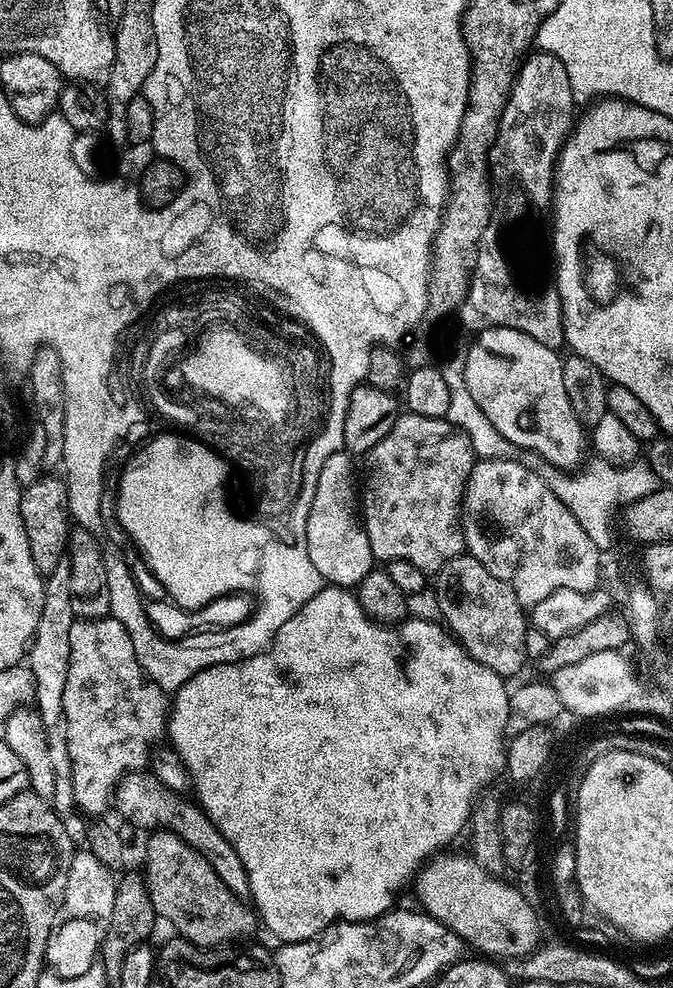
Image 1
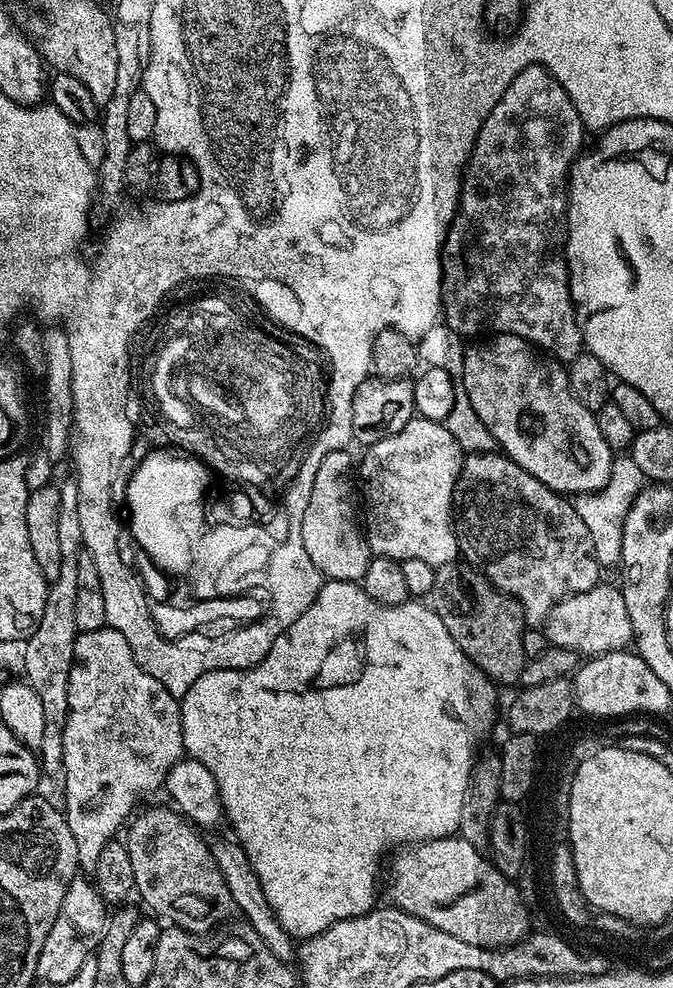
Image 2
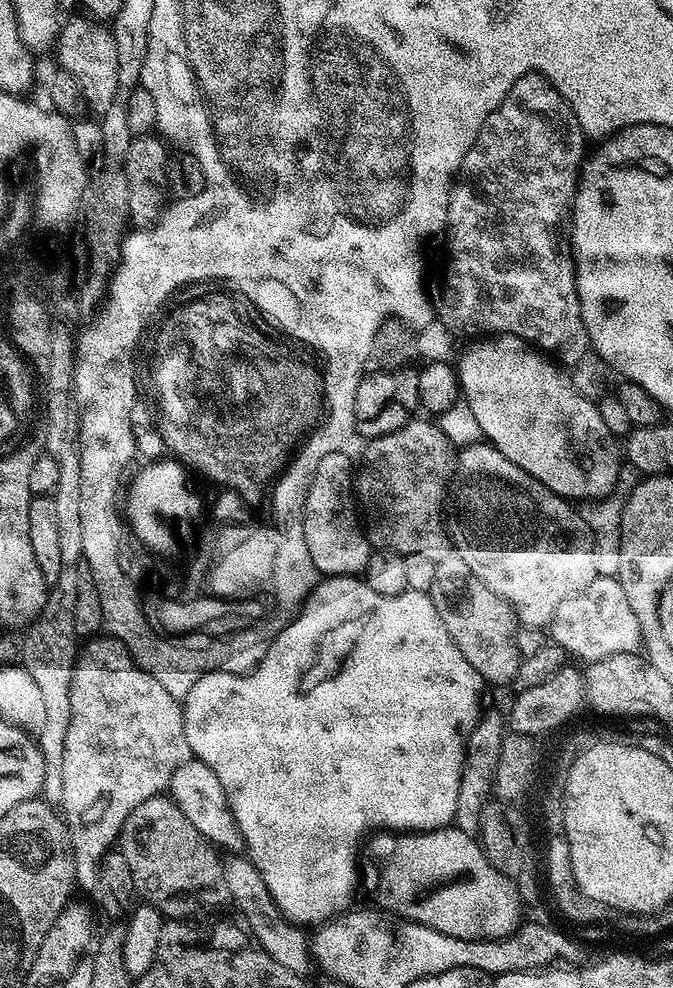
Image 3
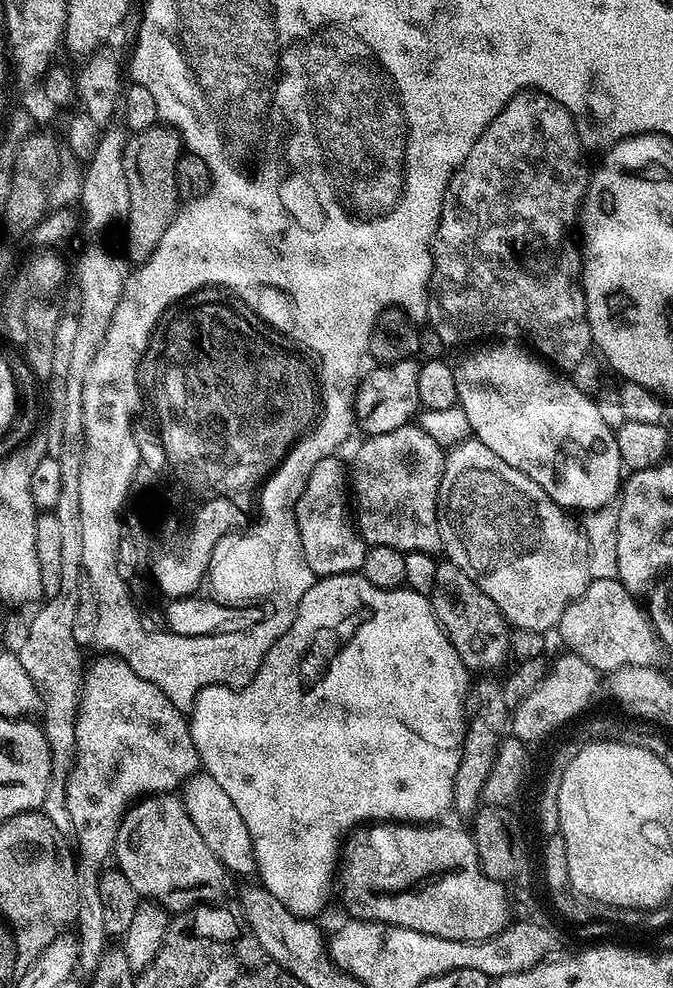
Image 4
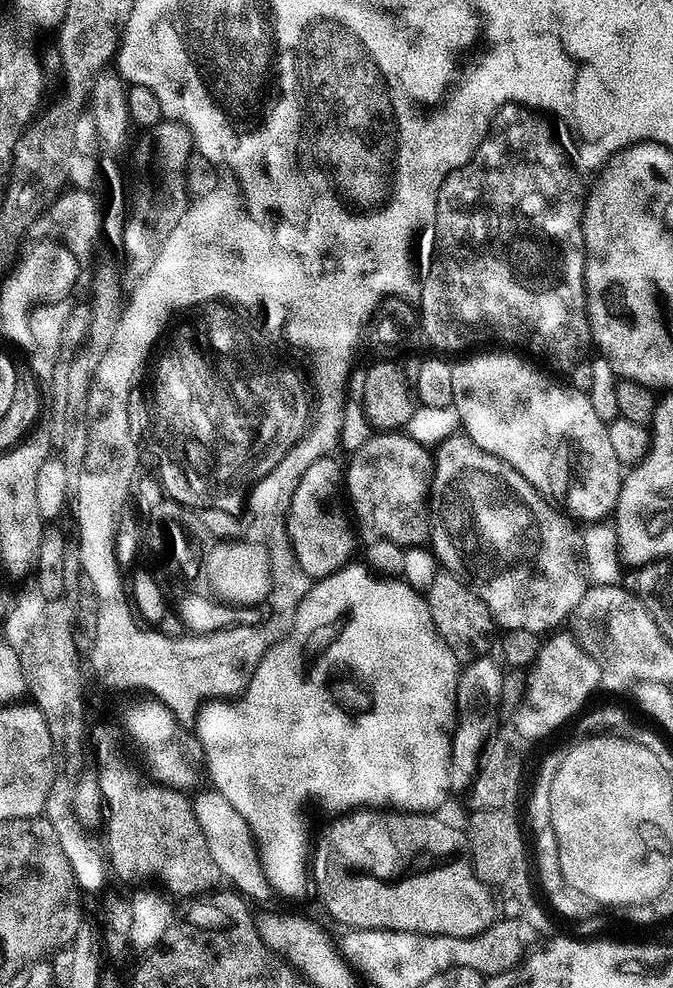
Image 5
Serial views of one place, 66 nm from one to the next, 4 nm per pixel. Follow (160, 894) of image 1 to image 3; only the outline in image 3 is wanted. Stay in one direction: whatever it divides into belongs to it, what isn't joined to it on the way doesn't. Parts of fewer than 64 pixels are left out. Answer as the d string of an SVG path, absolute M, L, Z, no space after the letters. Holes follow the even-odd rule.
M152 794L144 799L142 806L138 806L126 818L126 822L120 827L118 850L124 855L126 866L130 868L130 874L134 878L134 886L137 893L147 903L153 904L158 911L163 912L168 918L192 918L195 912L203 908L216 908L219 904L228 904L228 883L224 877L225 861L220 860L221 853L208 839L178 810L178 806L167 795Z

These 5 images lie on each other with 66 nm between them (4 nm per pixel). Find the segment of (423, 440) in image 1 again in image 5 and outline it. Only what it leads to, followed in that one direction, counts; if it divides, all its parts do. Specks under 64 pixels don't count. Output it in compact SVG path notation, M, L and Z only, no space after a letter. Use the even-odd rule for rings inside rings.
M384 434L381 440L368 444L356 461L347 461L346 496L373 537L401 546L424 546L430 540L433 471L434 456L425 445L407 434Z

